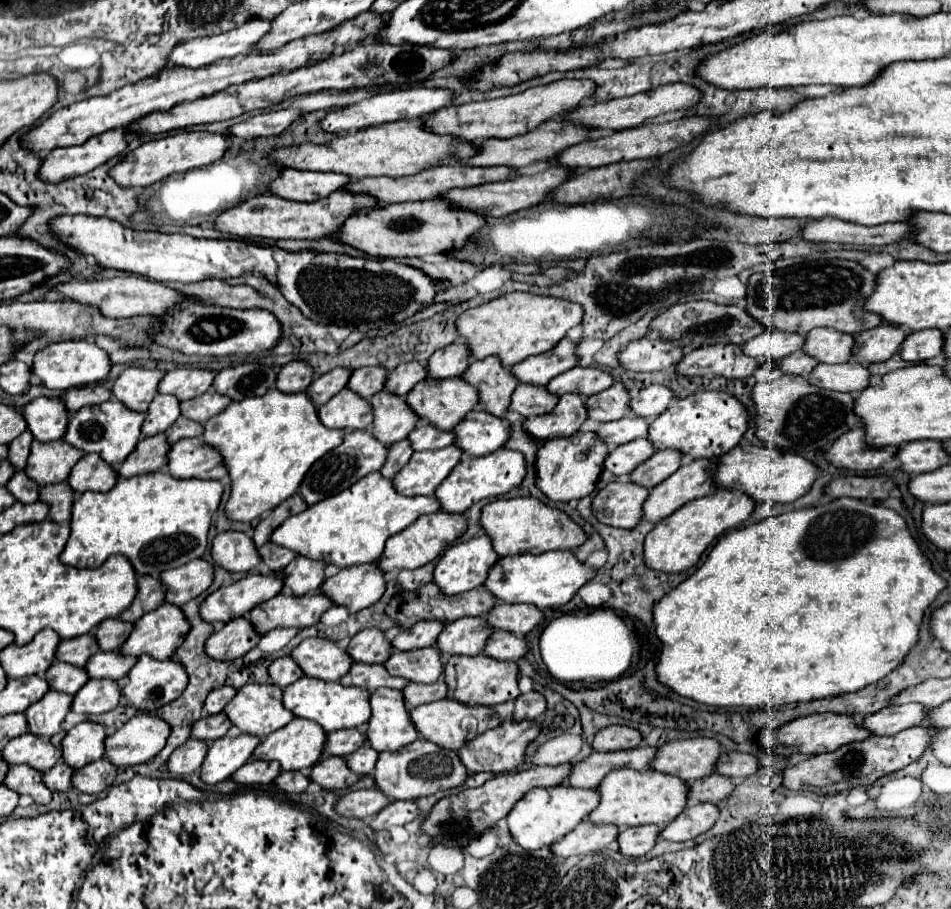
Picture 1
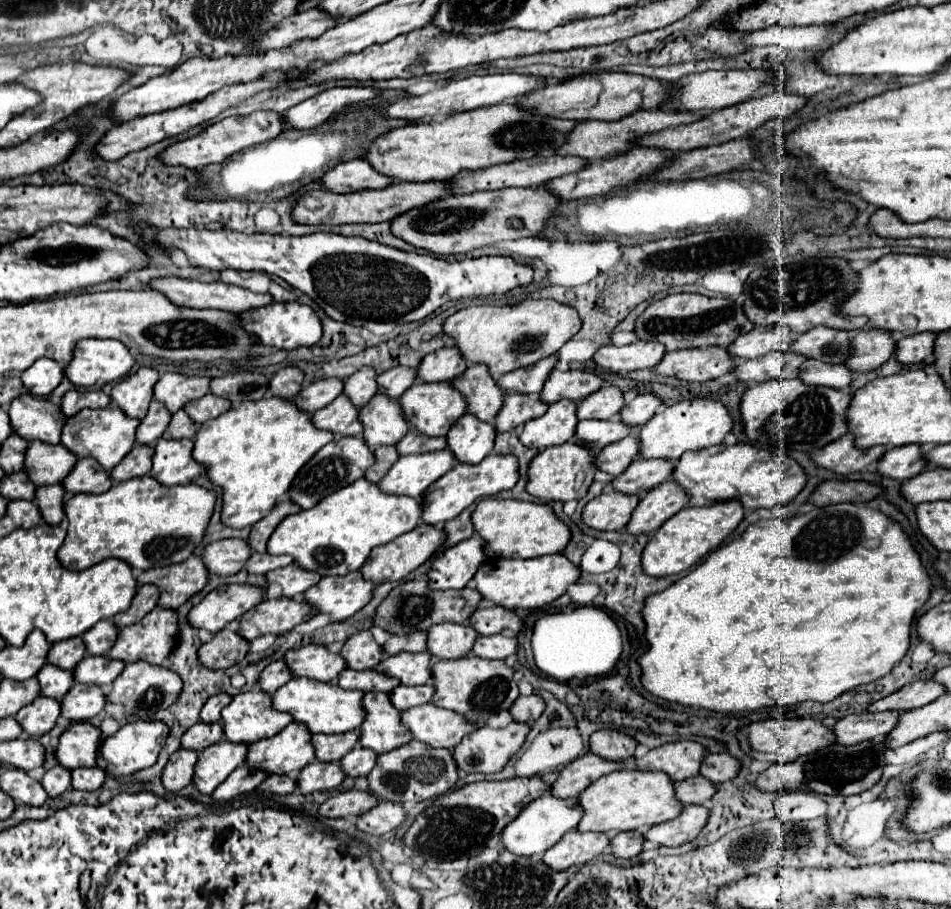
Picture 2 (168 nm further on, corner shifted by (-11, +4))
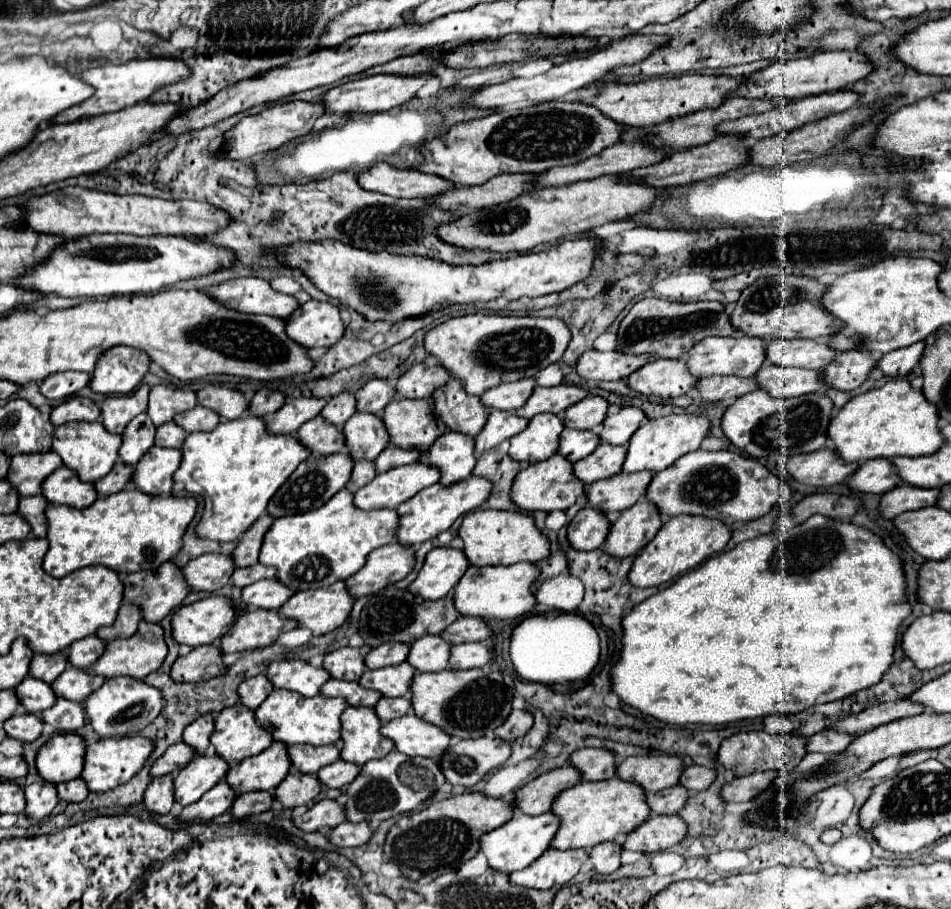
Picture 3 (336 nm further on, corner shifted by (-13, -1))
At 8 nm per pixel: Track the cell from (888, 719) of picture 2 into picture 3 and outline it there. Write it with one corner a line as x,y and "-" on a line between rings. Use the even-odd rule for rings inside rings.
823,729
823,731
809,737
807,751
817,751
817,753
825,753
825,755
837,755
837,753
843,753
853,739
855,739
855,735
839,733
835,729

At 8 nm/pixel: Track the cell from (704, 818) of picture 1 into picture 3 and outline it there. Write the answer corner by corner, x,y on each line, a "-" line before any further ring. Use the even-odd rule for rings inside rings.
653,815
637,831
631,831
627,835
627,841
623,843
623,849
643,851
643,853
657,853
657,851
667,851
667,849
679,845
685,837
687,837
687,823
679,815

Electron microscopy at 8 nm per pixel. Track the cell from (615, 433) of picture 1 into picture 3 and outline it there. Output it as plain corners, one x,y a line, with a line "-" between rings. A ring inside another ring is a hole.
565,429
561,435
561,447
557,453
561,453
571,463
577,463
579,459
585,459
601,445
601,437
595,435
595,431
577,431
577,429

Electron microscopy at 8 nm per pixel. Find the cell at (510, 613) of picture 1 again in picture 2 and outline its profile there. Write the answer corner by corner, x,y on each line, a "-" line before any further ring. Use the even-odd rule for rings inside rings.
481,606
475,610
475,614
469,618
469,624
483,636
489,634
517,634
523,626
523,622
515,616
515,612
505,610
501,606

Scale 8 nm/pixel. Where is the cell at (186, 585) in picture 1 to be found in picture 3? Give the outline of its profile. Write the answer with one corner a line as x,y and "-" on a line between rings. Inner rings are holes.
173,561
163,563
161,567
157,567
153,571
139,571
139,573
121,575
121,581
125,587
123,597
127,601
139,605
143,611
143,619
151,621
151,623
159,623
161,619
165,619
169,615
169,611
175,611
191,591
189,583
185,583
185,575
181,573
181,567
177,567

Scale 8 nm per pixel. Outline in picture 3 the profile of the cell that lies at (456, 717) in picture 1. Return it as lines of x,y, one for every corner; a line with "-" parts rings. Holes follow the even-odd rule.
415,713
383,723
381,733
393,739
395,749
409,757
421,755
421,757
441,759
441,755
447,751
451,741
451,735
447,735
441,727
427,723

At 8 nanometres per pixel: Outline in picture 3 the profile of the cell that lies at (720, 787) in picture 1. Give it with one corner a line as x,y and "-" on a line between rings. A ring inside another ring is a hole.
677,785
677,787
669,787
665,791
649,793
647,803
655,815
673,815
685,807
689,797
691,797
689,789
685,789
683,785

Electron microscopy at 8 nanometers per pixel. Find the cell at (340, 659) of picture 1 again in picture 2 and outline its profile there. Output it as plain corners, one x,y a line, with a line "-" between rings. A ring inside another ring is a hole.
301,646
287,650
285,658
293,676
305,676
317,682
335,682
345,668
345,660
339,654
331,654
325,646

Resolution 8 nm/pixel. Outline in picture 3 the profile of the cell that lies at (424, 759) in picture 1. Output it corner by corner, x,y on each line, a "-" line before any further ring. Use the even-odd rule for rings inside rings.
391,751
383,759
365,763
357,779
347,787
347,795
349,795
349,801
345,803
347,819
351,823
369,821
375,825
399,813
415,811
443,783
445,783
445,775
439,767
439,761
427,757
407,757
399,751

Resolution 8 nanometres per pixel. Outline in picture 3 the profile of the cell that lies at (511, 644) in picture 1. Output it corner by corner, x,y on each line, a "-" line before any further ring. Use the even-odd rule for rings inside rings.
461,643
451,647
451,669
473,669
483,667
495,659
495,651
485,643

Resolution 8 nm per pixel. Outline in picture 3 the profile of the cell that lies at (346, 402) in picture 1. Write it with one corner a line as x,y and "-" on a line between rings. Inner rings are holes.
321,415
307,421
299,431
297,437
303,445
307,445
313,453
339,453
345,449
345,435
339,427
327,423

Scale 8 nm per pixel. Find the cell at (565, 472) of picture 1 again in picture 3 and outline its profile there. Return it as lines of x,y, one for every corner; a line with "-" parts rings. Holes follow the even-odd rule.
559,453
541,463
527,465
527,469
517,473
511,489
511,499
523,511
545,511
545,513
557,509
569,509
581,495
583,495
583,483
573,475
573,463
563,459
563,455

